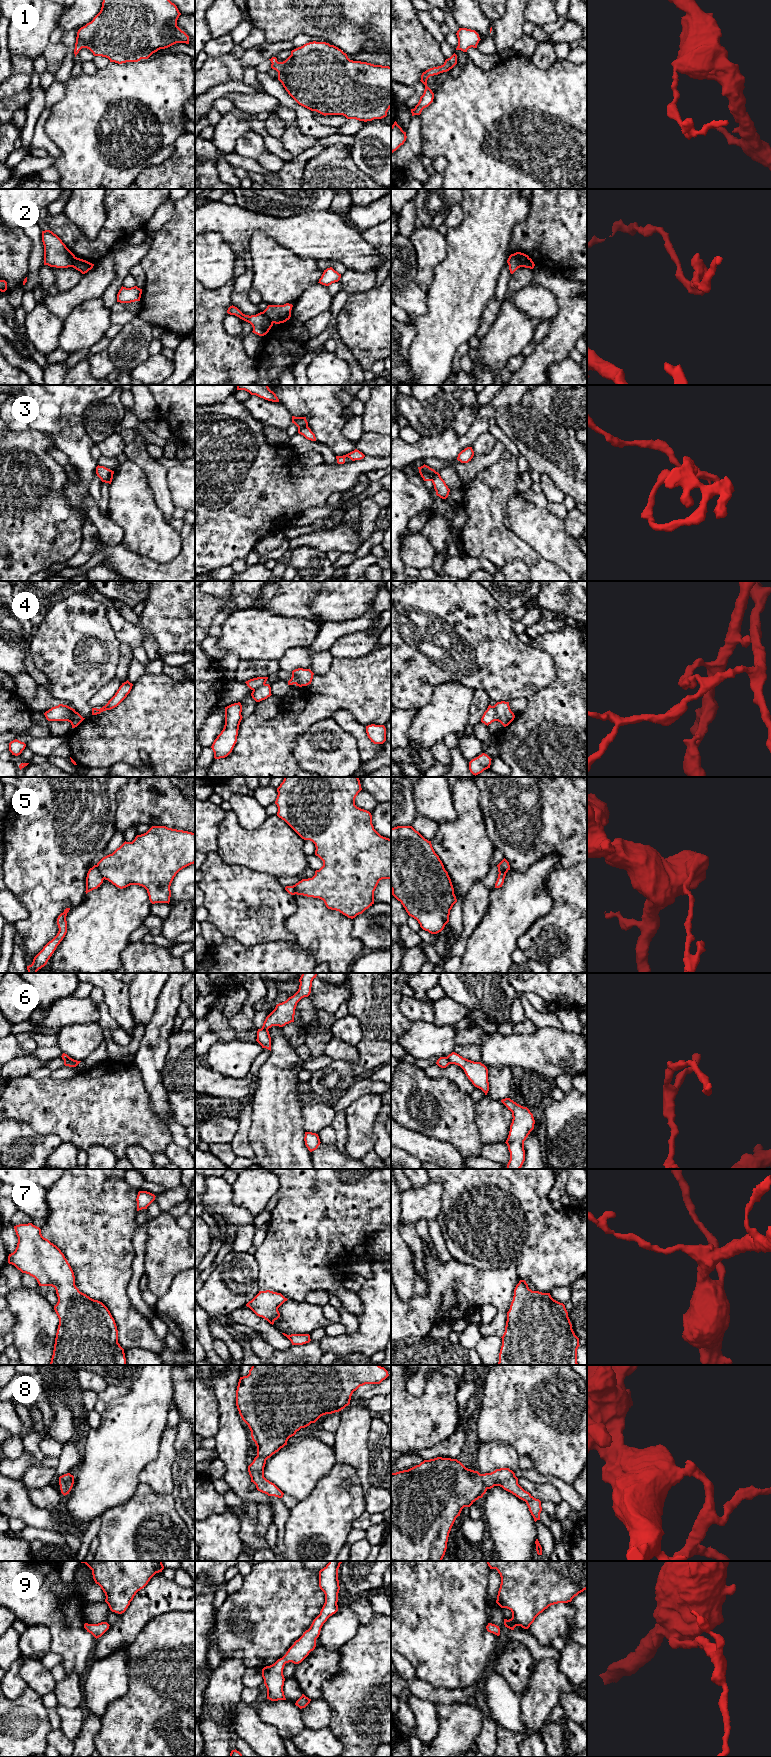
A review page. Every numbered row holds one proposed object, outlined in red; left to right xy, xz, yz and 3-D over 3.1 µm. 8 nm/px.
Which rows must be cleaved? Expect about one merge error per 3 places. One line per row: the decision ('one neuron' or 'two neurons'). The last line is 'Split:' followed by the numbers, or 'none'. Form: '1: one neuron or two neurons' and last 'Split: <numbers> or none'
1: one neuron
2: two neurons
3: two neurons
4: two neurons
5: two neurons
6: two neurons
7: one neuron
8: one neuron
9: one neuron
Split: 2, 3, 4, 5, 6

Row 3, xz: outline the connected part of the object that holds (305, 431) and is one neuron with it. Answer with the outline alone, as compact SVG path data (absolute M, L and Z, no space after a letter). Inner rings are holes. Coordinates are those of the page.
M307 426L298 429L298 433L303 435L306 439L311 441L316 441L315 434L311 431L311 429Z

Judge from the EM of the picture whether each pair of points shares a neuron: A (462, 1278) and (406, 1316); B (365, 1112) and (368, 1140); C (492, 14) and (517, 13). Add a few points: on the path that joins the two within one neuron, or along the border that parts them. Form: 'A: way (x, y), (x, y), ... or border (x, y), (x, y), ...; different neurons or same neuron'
A: way (448, 1290), (441, 1291), (420, 1312); same neuron
B: way (365, 1119), (365, 1133); same neuron
C: border (506, 10), (492, 23); different neurons

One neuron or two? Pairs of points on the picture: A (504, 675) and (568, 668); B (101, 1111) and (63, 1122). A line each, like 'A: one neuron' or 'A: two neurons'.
A: two neurons
B: one neuron

